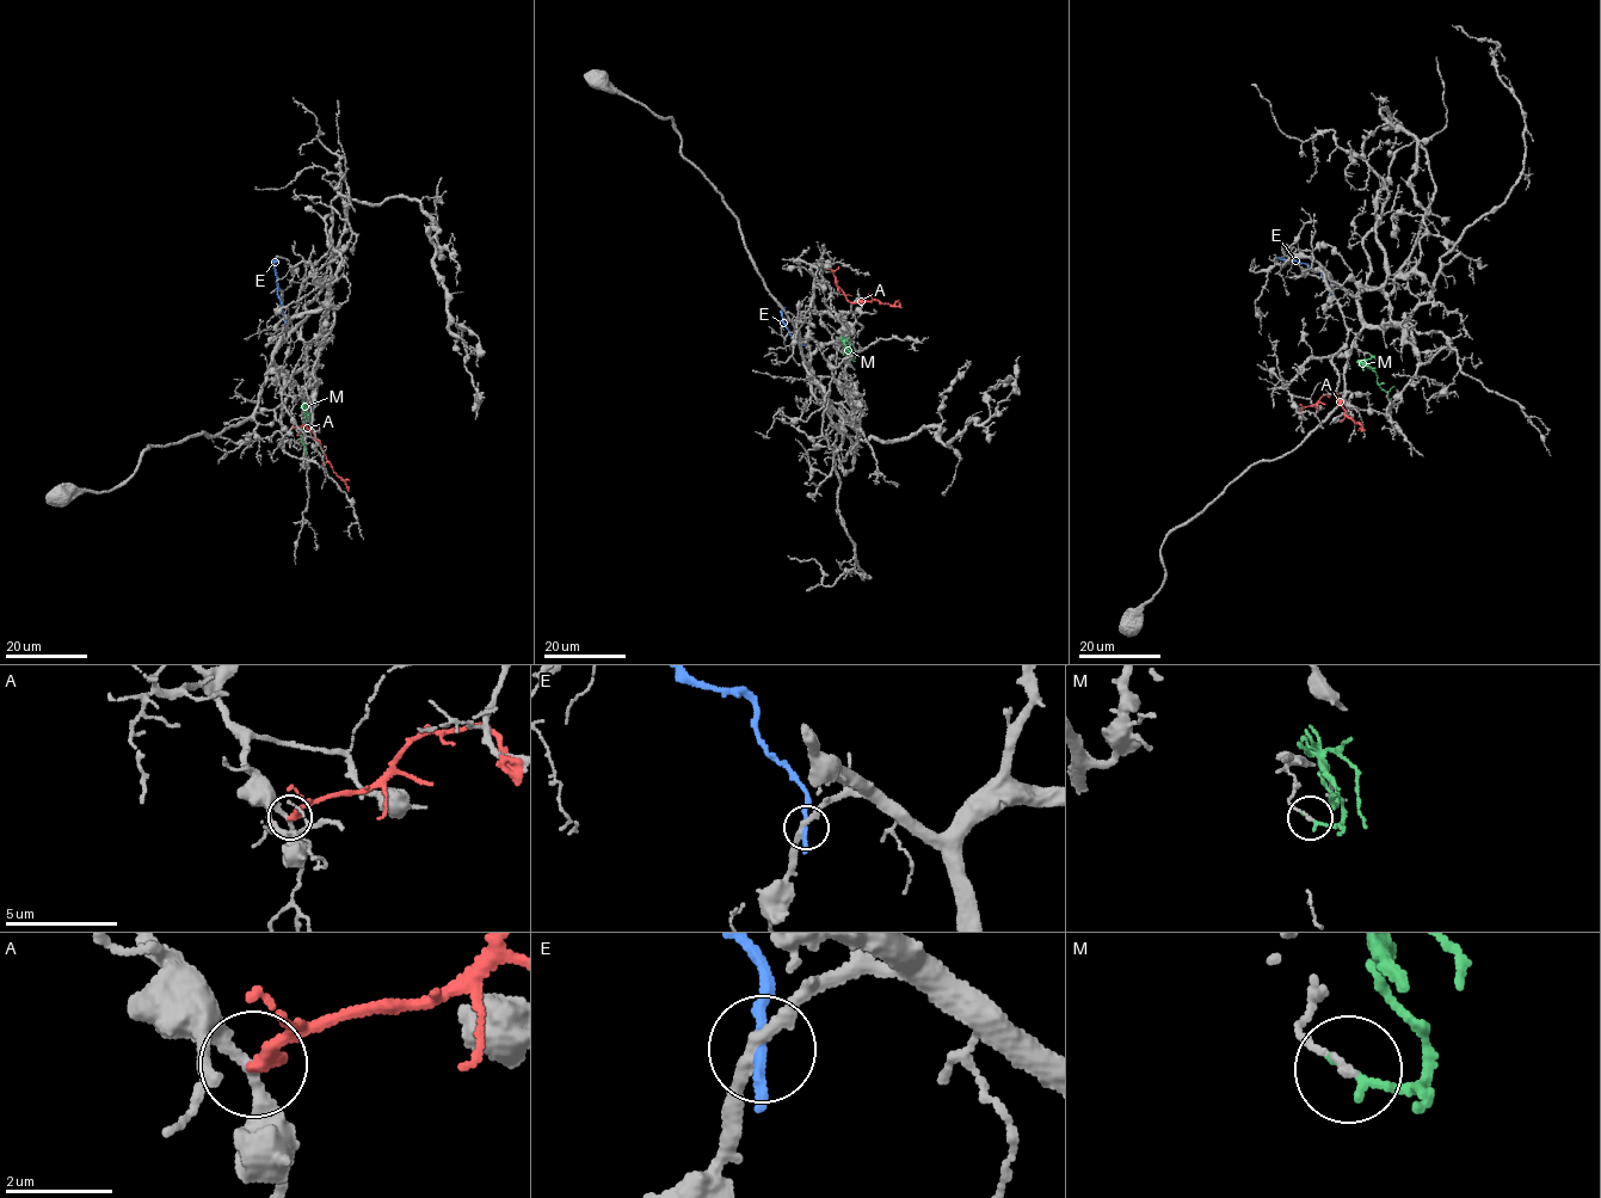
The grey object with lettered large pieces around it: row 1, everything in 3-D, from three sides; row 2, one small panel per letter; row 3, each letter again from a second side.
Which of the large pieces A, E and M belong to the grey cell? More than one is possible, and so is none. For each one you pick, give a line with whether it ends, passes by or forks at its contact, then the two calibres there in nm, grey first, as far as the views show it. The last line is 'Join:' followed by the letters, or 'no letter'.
Join: no letter

